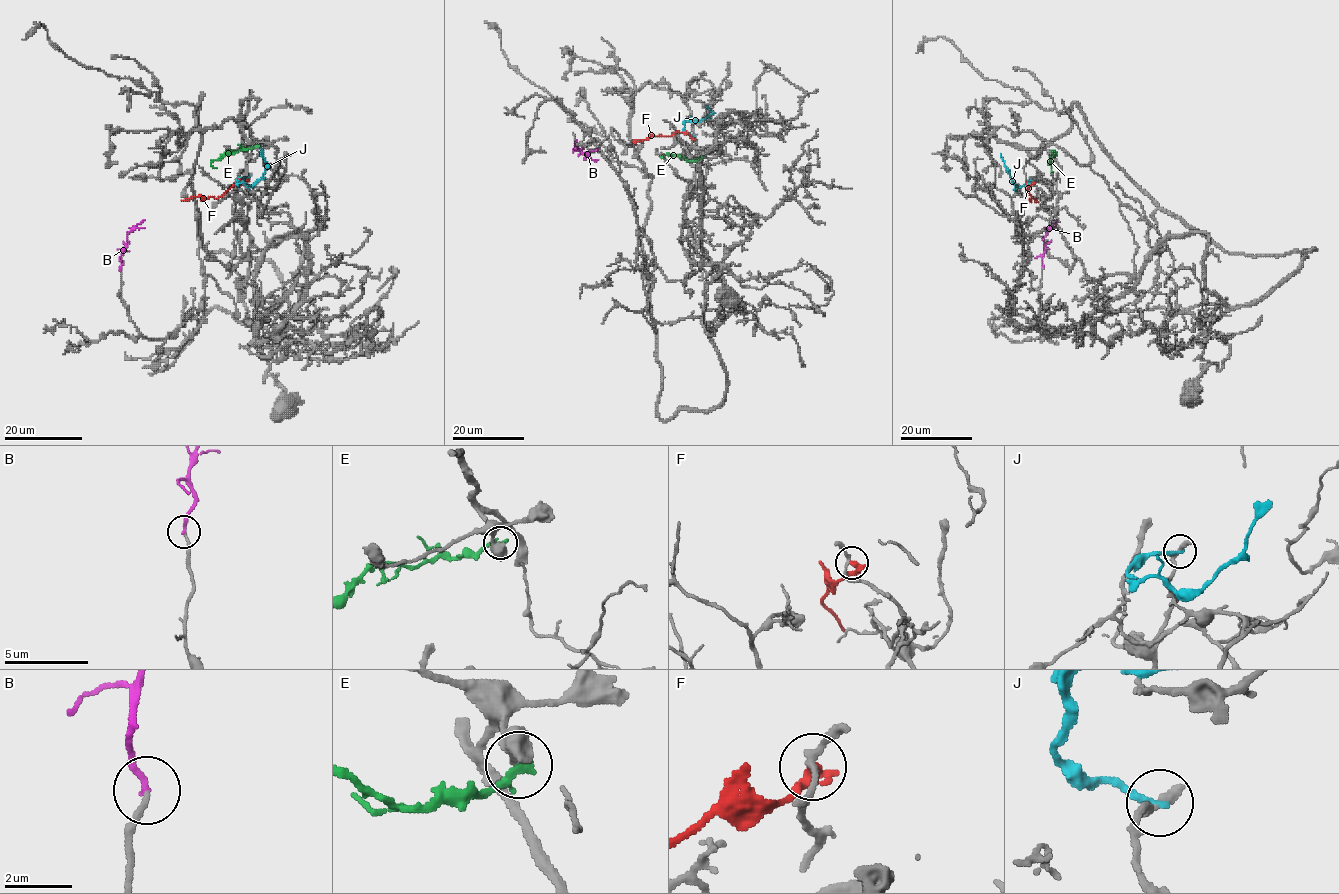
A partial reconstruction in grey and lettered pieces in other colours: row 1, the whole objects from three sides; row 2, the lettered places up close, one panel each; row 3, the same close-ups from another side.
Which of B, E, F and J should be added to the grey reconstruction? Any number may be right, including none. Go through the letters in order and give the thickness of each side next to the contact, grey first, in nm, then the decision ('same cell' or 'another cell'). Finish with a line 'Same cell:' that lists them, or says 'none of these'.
B: 170/200 nm | same cell
E: 650/260 nm | another cell
F: 190/400 nm | another cell
J: 360/240 nm | another cell
Same cell: B

